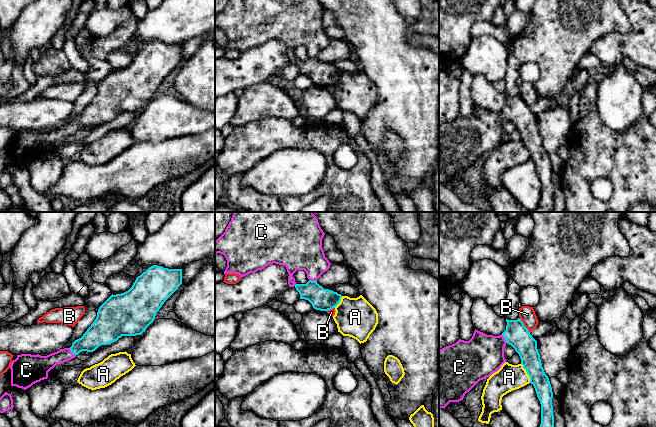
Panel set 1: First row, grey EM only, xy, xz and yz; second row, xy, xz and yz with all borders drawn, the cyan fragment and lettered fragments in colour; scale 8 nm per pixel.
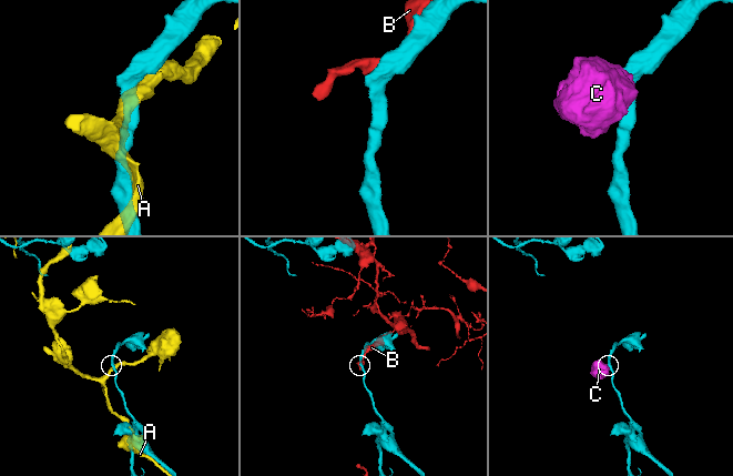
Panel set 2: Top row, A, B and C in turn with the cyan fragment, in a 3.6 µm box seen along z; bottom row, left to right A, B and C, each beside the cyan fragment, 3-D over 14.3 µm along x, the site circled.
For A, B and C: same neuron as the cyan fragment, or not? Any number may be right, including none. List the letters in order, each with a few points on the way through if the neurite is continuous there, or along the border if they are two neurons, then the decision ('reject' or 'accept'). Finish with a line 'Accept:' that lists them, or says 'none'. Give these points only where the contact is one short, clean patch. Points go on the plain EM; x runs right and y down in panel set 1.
A: reject
B: reject
C: across yz (516, 110), (504, 113), (481, 132) | accept
Accept: C

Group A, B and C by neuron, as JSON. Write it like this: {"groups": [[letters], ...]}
{"groups": [["A"], ["B"], ["C"]]}

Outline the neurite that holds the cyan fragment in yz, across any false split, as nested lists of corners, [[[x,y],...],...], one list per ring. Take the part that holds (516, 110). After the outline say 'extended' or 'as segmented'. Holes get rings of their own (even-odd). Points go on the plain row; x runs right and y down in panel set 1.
[[[520,94],[517,96],[506,95],[506,98],[506,106],[499,112],[487,111],[475,105],[473,112],[469,117],[459,115],[456,119],[439,126],[439,184],[445,185],[450,178],[459,178],[463,176],[465,170],[469,168],[480,156],[490,153],[493,149],[497,148],[506,138],[504,133],[504,123],[506,120],[509,120],[519,130],[521,140],[529,151],[530,159],[534,162],[541,180],[541,200],[537,208],[532,212],[552,212],[554,206],[552,181],[553,168],[549,154],[542,143],[540,130],[537,125],[537,117],[532,113]]] | extended

